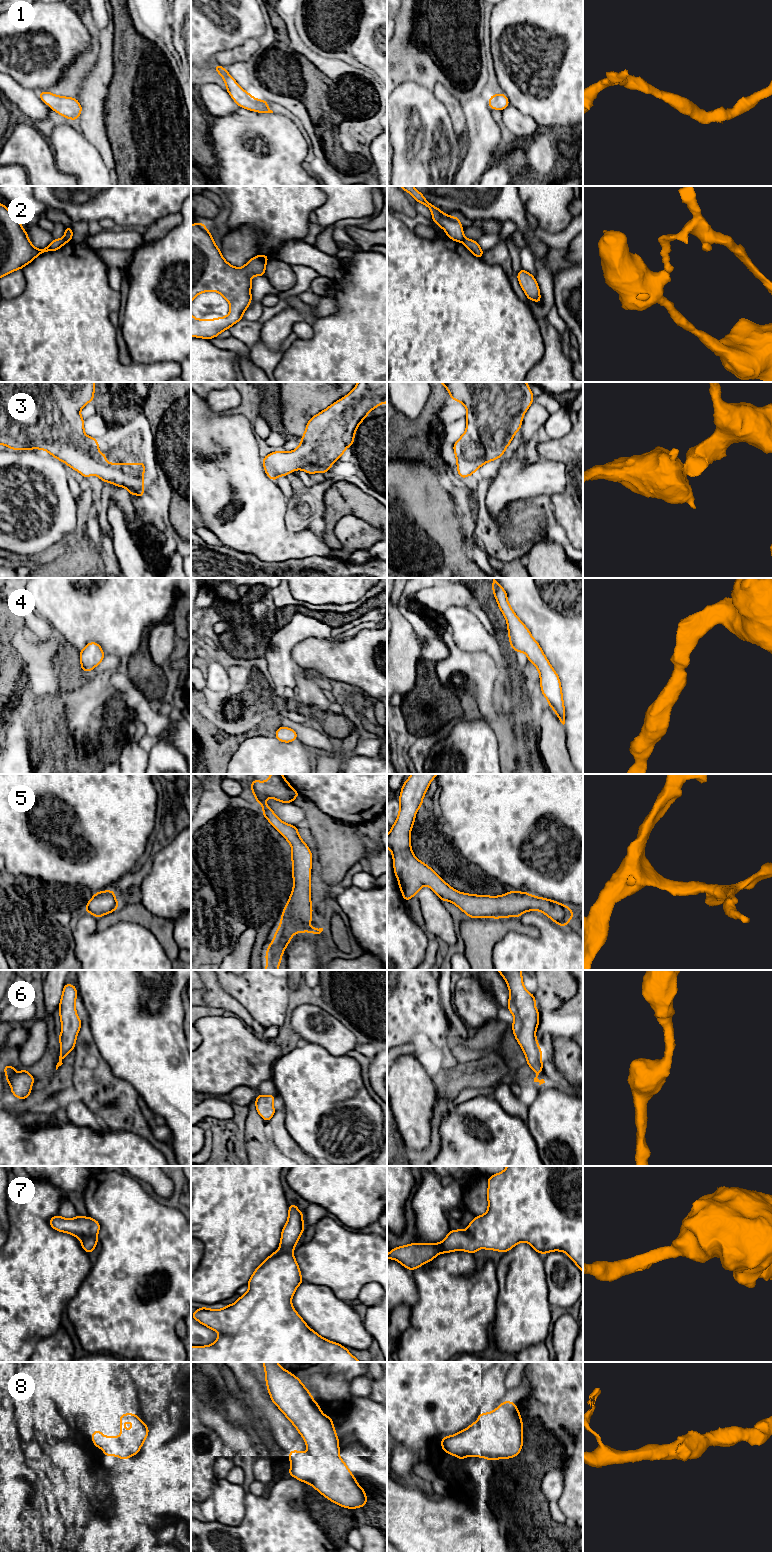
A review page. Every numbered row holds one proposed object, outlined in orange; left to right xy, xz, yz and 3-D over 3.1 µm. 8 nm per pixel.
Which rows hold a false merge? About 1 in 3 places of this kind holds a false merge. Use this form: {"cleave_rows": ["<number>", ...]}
{"cleave_rows": ["2"]}

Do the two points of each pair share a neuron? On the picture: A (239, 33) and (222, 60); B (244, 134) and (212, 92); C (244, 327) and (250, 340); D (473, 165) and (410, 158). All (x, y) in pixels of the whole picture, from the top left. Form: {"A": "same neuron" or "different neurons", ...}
{"A": "different neurons", "B": "different neurons", "C": "same neuron", "D": "different neurons"}

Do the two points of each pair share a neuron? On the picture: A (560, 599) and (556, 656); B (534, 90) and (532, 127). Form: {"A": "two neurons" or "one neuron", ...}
{"A": "one neuron", "B": "two neurons"}

